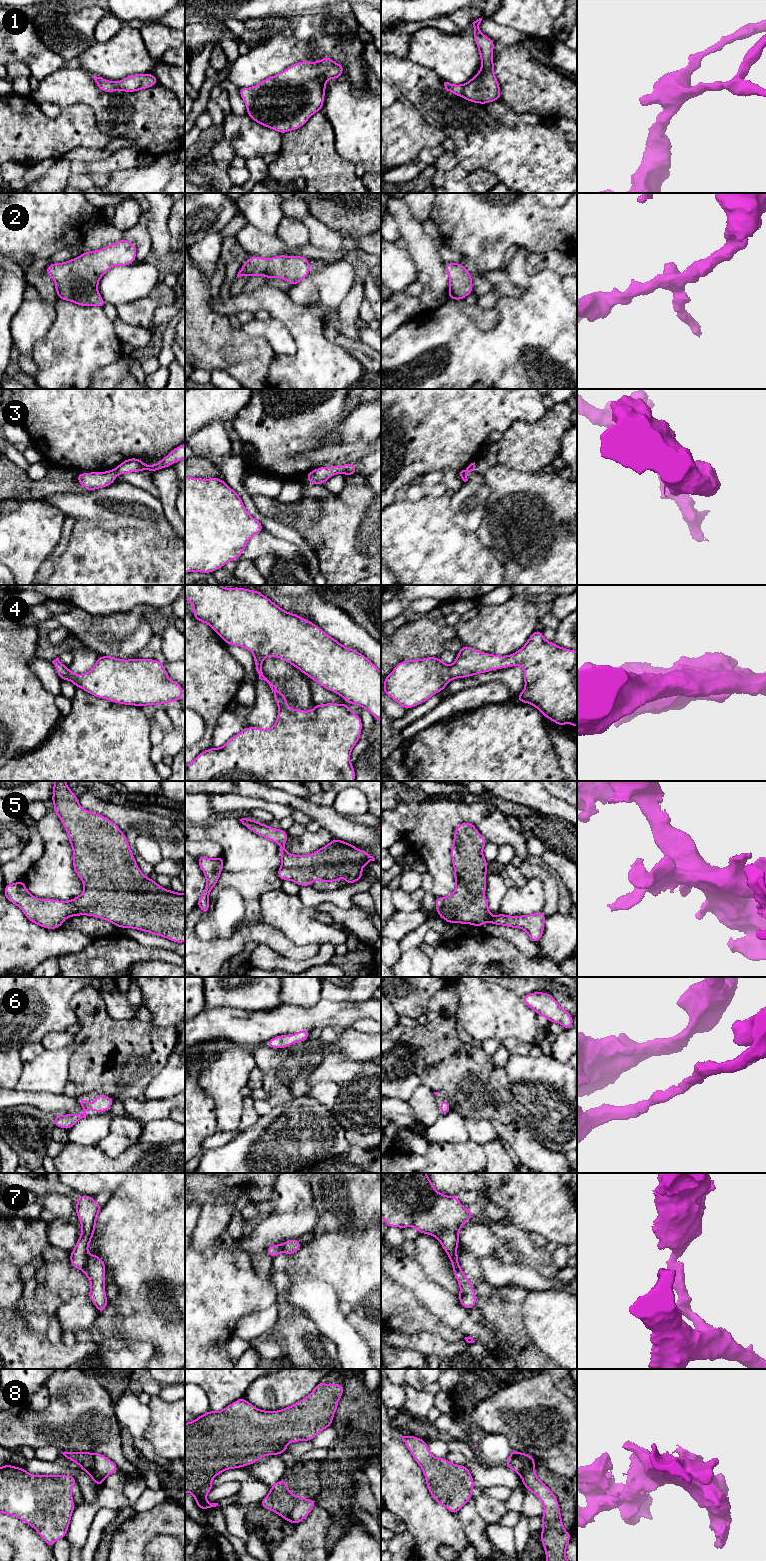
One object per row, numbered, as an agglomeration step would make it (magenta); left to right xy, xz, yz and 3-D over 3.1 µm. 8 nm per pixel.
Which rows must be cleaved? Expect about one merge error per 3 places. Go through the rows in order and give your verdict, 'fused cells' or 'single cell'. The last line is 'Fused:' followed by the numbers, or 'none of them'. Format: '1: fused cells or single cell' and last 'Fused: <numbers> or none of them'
1: single cell
2: single cell
3: fused cells
4: single cell
5: single cell
6: single cell
7: single cell
8: fused cells
Fused: 3, 8

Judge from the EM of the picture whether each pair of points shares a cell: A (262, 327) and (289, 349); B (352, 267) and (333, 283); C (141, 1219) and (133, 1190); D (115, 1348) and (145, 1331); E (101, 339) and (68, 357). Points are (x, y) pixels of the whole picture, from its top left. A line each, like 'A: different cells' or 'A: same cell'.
A: same cell
B: same cell
C: different cells
D: different cells
E: same cell

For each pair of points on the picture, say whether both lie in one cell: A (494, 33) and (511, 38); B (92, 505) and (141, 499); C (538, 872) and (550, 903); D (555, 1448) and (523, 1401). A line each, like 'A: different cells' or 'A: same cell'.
A: same cell
B: same cell
C: same cell
D: same cell

